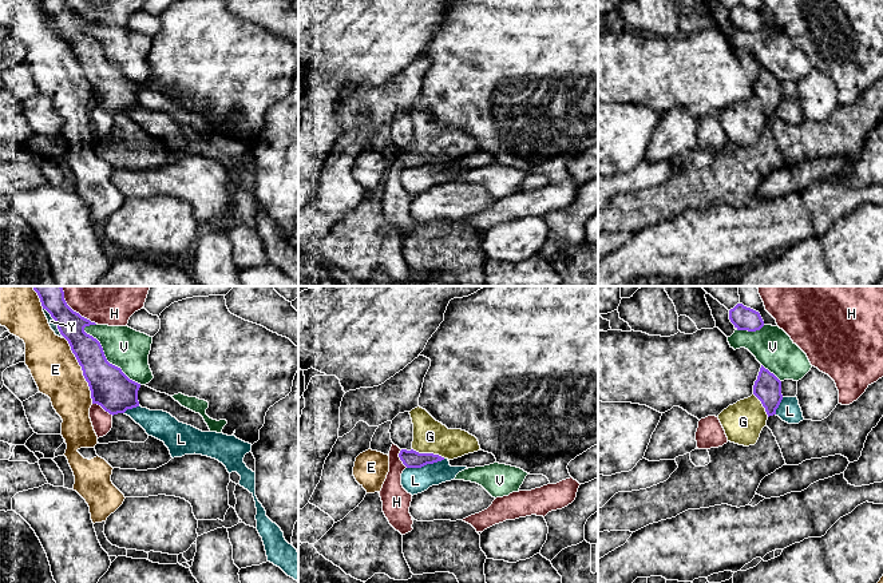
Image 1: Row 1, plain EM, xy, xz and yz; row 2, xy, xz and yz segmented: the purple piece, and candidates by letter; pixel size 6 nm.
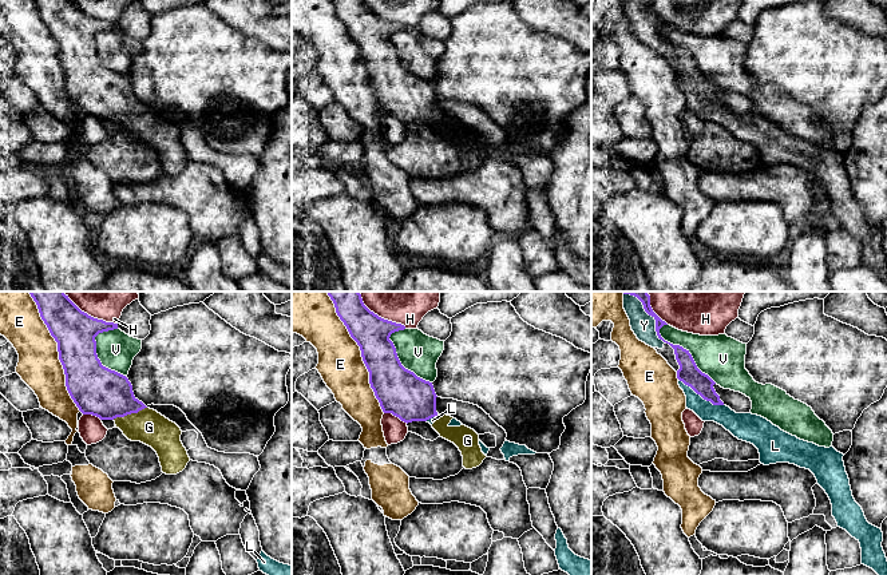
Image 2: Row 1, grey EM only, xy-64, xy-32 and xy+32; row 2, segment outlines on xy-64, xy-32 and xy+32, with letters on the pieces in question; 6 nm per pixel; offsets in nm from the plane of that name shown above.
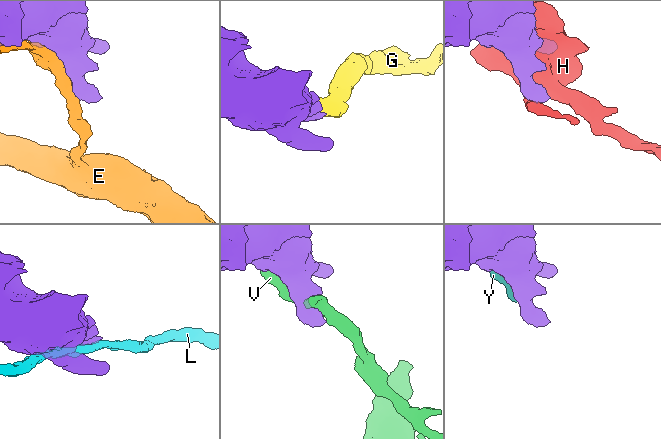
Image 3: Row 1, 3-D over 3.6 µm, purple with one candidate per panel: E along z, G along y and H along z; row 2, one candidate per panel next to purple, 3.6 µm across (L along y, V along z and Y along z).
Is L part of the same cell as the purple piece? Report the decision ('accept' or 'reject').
reject

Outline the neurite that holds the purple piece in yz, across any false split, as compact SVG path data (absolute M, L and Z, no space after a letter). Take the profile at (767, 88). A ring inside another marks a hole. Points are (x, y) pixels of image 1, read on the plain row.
M761 66L753 95L718 115L728 142L744 147L755 146L768 118L776 115L781 100L781 82Z

